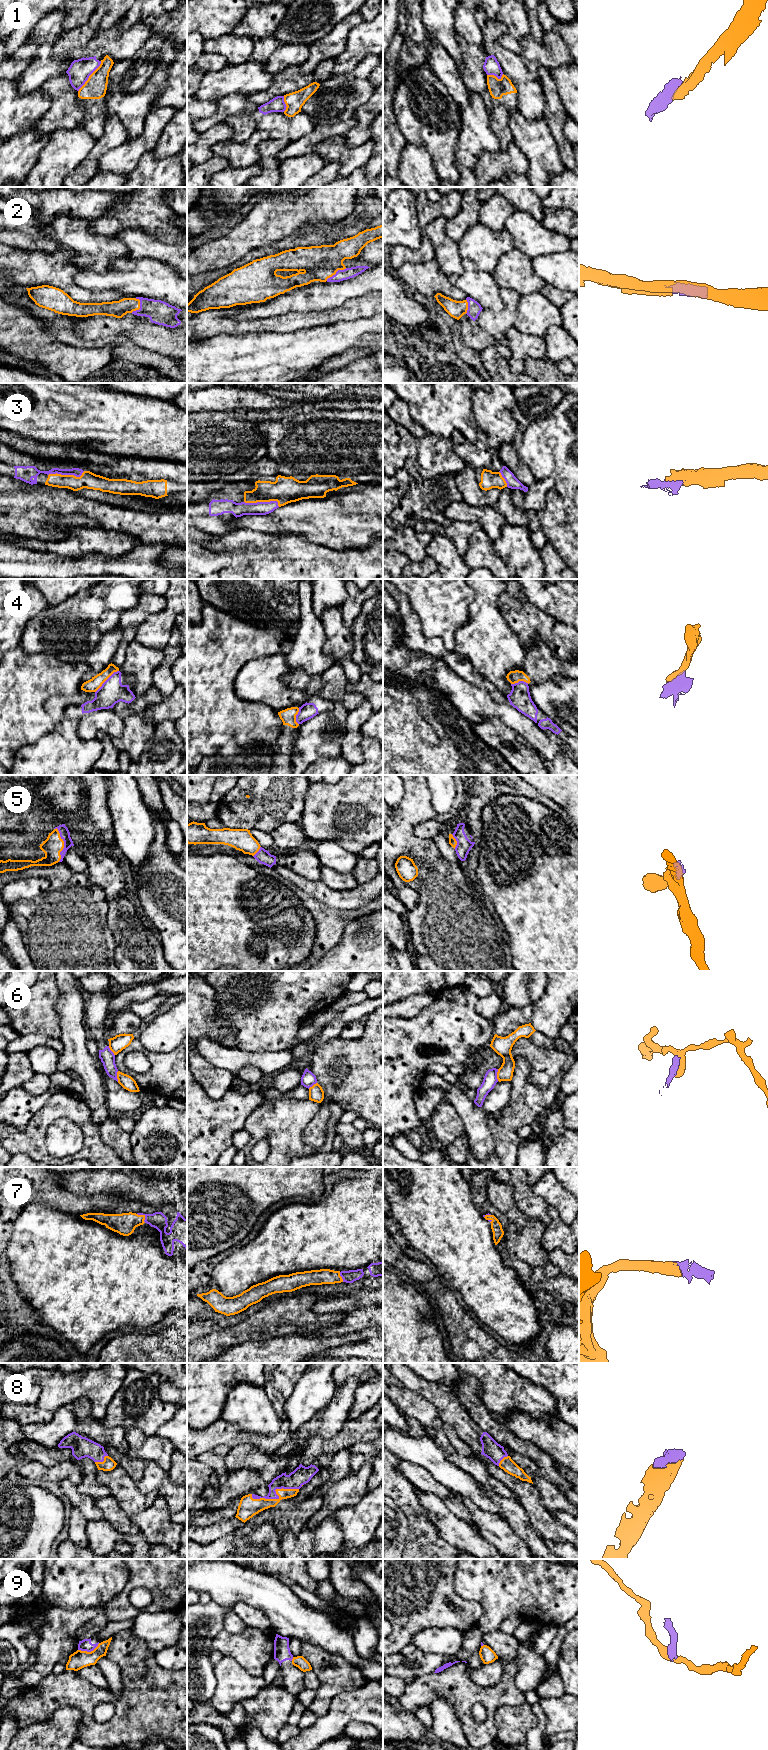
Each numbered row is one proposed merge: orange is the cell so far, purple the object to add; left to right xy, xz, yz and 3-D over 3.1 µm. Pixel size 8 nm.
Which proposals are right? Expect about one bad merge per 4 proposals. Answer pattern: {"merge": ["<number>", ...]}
{"merge": ["2", "3", "5", "7", "8"]}

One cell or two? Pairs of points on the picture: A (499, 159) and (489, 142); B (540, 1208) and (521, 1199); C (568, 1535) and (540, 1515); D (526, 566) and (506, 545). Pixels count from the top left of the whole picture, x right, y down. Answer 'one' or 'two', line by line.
A: two
B: one
C: one
D: one

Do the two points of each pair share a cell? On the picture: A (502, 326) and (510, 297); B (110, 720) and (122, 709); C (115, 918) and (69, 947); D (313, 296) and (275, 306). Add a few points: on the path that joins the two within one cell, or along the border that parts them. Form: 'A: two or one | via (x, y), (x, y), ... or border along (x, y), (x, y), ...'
A: one | via (504, 319), (509, 313), (510, 304)
B: two | border along (111, 708), (122, 719)
C: two | border along (105, 899), (107, 905), (107, 925), (116, 944)
D: one | via (304, 299), (284, 304)

